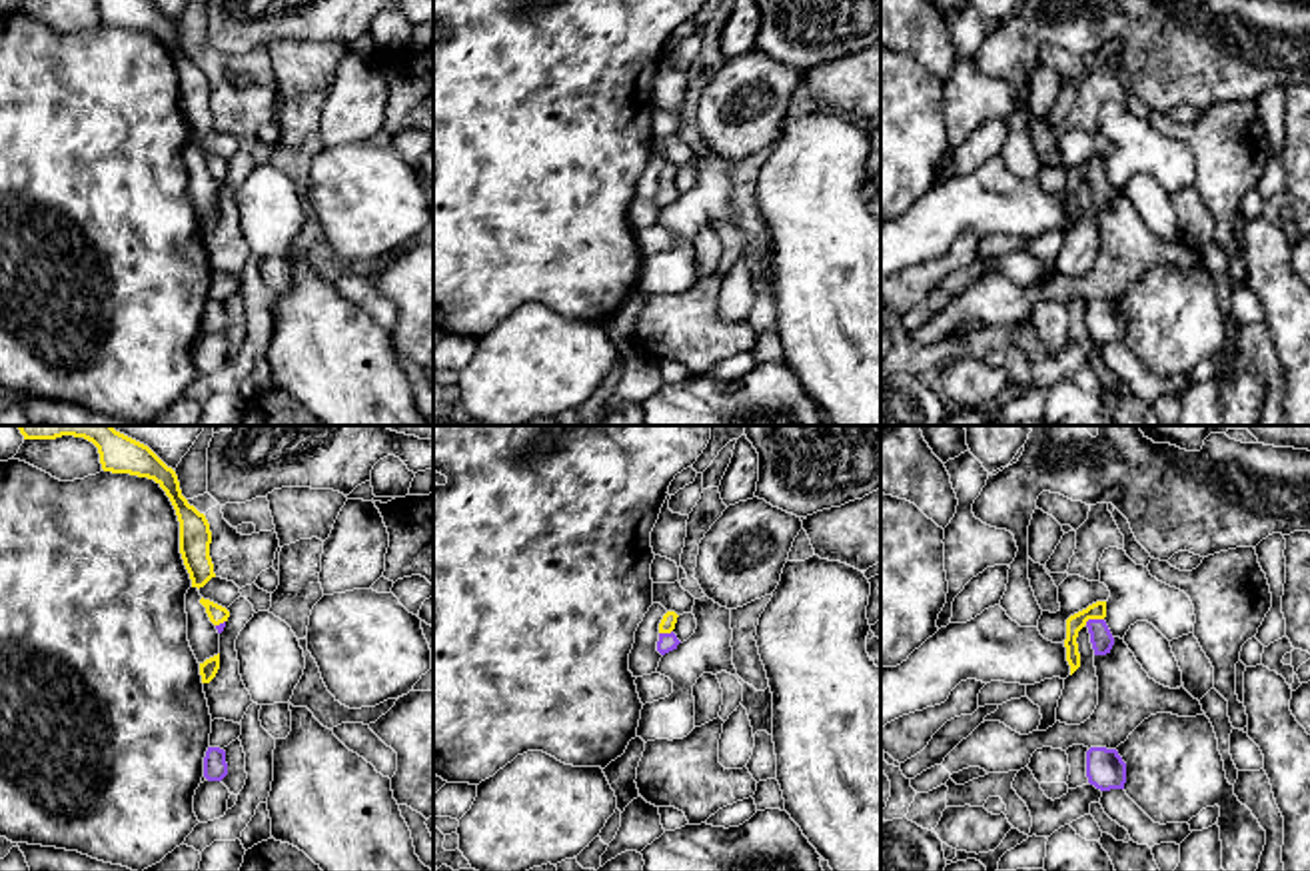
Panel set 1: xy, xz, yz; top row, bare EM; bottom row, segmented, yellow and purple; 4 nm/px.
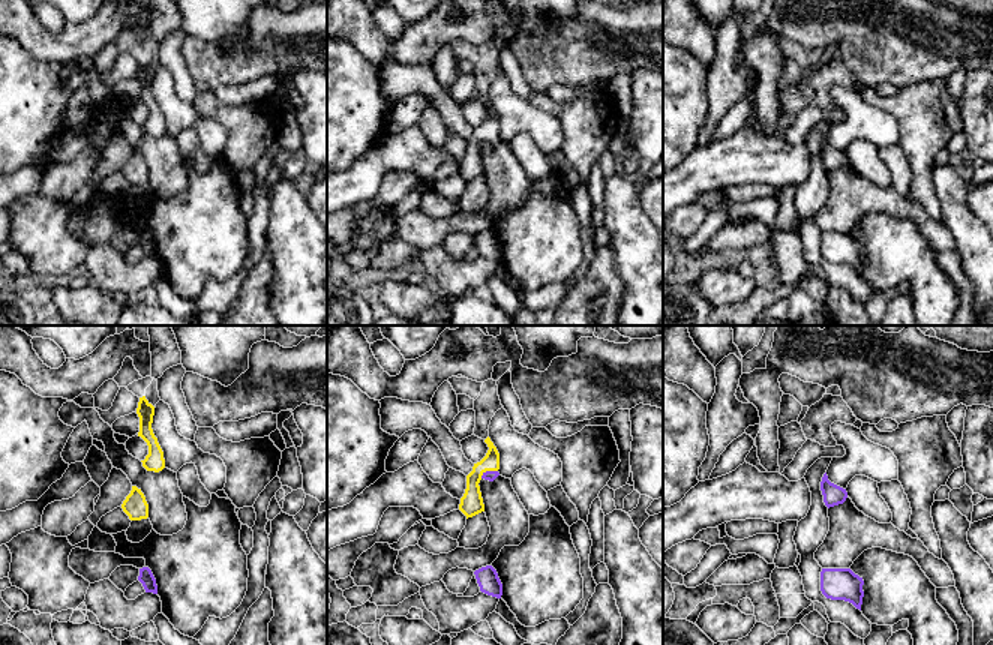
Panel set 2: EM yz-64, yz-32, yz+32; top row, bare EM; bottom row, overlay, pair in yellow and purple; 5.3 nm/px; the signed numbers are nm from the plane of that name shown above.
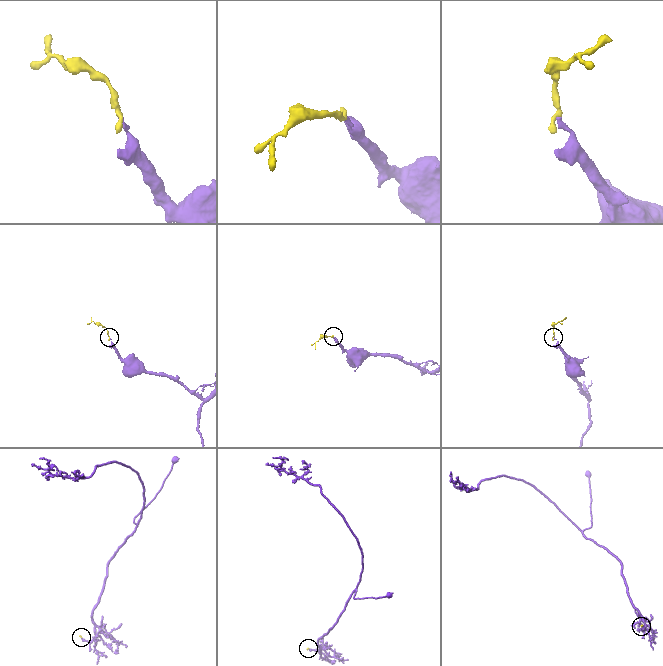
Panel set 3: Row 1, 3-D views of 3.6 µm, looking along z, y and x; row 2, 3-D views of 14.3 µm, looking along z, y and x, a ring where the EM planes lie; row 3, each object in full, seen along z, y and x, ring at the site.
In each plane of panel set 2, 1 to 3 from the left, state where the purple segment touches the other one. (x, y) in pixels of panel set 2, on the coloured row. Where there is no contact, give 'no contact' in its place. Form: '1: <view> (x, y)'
1: no contact
2: yz-32 (488, 470)
3: no contact

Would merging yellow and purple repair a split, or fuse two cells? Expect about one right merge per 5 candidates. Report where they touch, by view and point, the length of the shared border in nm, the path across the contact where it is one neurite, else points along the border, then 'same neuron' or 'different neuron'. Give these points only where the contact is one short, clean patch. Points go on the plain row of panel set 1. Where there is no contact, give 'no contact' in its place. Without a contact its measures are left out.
contact yz (1093, 170); length 80 nm; same neuron

